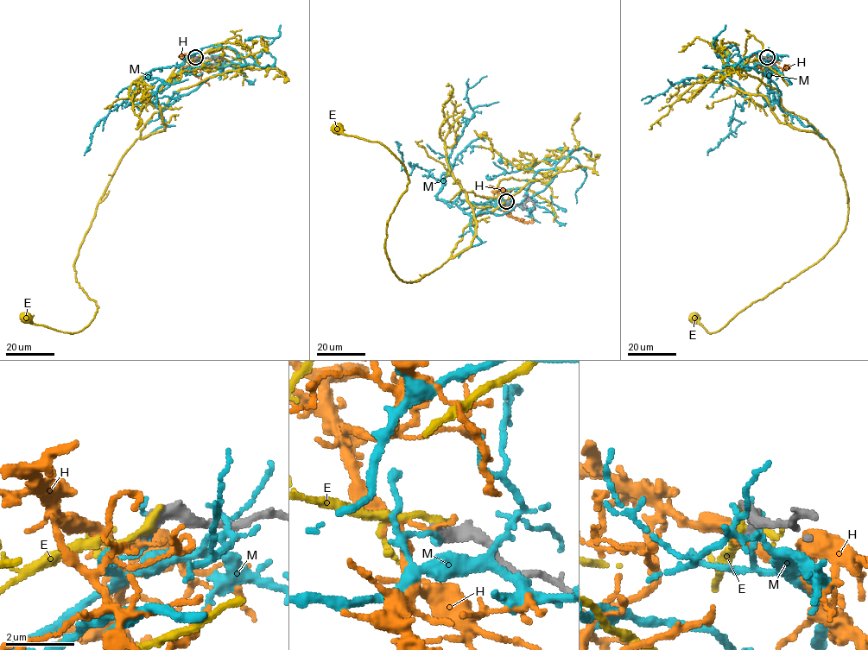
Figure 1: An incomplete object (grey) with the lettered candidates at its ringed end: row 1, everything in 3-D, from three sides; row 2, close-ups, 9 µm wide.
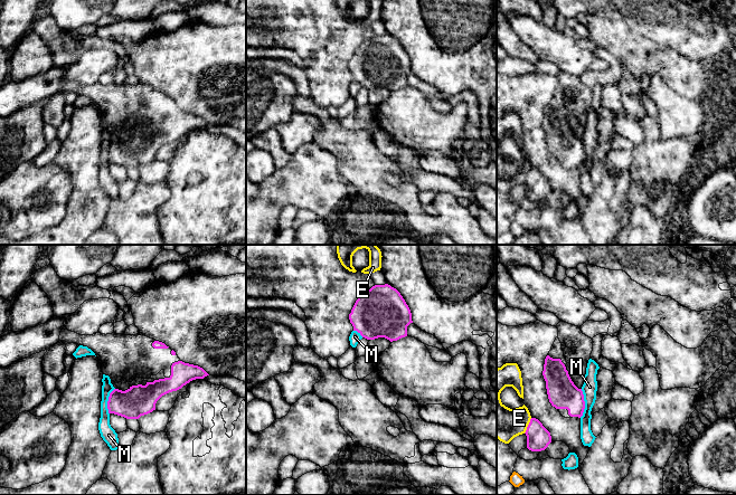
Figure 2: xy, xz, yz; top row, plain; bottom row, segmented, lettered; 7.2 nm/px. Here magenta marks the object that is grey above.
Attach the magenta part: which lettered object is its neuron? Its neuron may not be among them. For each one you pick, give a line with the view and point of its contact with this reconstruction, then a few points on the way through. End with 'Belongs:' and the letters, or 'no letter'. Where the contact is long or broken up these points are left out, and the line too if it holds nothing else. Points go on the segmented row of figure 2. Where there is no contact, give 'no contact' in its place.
Belongs: no letter

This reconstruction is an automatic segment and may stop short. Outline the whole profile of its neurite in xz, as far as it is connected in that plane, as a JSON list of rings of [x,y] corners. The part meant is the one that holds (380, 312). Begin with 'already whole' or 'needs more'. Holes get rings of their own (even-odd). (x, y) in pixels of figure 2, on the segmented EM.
already whole; [[[388,284],[364,292],[349,314],[353,331],[367,340],[385,337],[390,342],[407,336],[412,313],[400,293]]]

